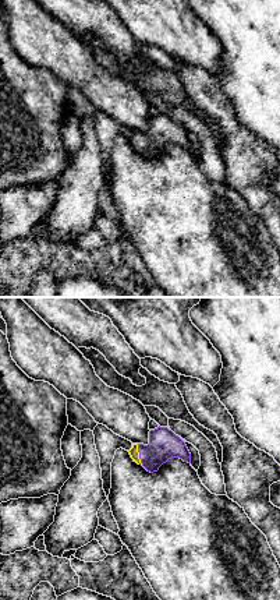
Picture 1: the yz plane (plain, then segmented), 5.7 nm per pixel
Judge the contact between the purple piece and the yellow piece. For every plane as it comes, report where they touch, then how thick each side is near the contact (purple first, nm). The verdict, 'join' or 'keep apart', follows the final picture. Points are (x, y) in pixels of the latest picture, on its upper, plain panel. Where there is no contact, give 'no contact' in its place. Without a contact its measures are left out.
meets purple at (140, 141); 180 nm thick on the purple side, 50 nm on the other

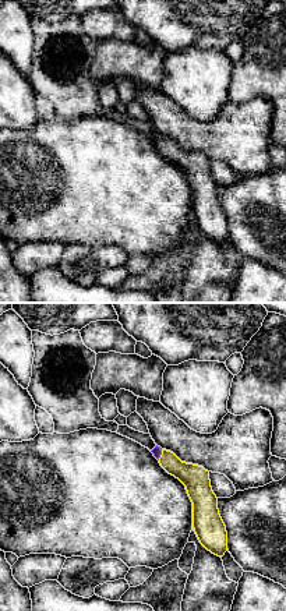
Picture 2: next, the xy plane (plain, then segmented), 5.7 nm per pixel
meets purple at (161, 141); 60 nm thick on the purple side, 150 nm on the other

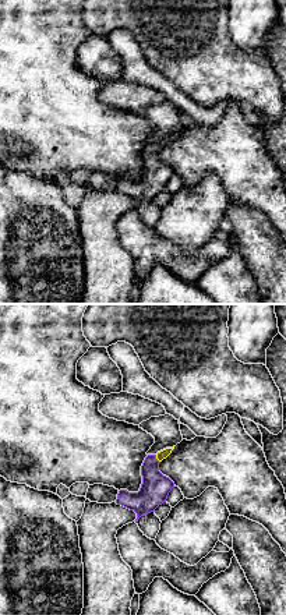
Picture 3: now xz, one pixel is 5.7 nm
meets purple at (156, 147); 170 nm thick on the purple side, 50 nm on the other

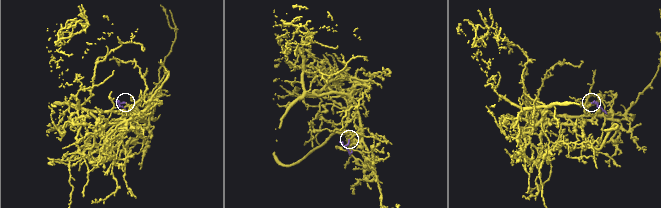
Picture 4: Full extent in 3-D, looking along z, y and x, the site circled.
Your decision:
join

